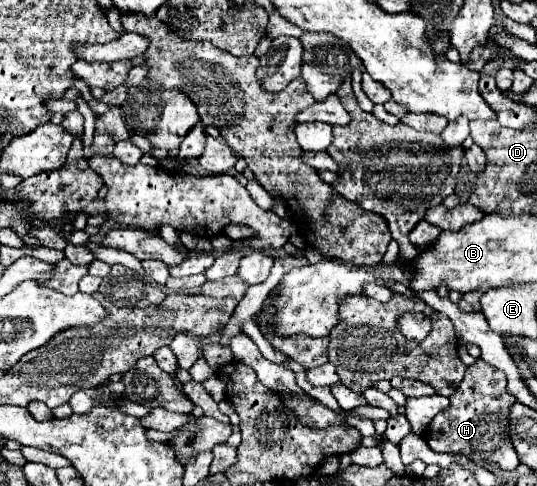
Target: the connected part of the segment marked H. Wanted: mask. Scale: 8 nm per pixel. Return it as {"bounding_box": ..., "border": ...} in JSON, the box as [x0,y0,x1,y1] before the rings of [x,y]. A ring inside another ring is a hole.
{"bounding_box":[426,360,520,470],"border":[[[478,360],[468,366],[464,380],[458,390],[450,396],[448,410],[440,412],[426,430],[428,446],[434,452],[452,452],[466,454],[472,460],[484,460],[486,464],[496,464],[500,470],[516,470],[520,464],[516,450],[510,442],[508,432],[508,412],[516,402],[512,394],[506,390],[506,376],[500,370],[494,370],[486,362]]]}

